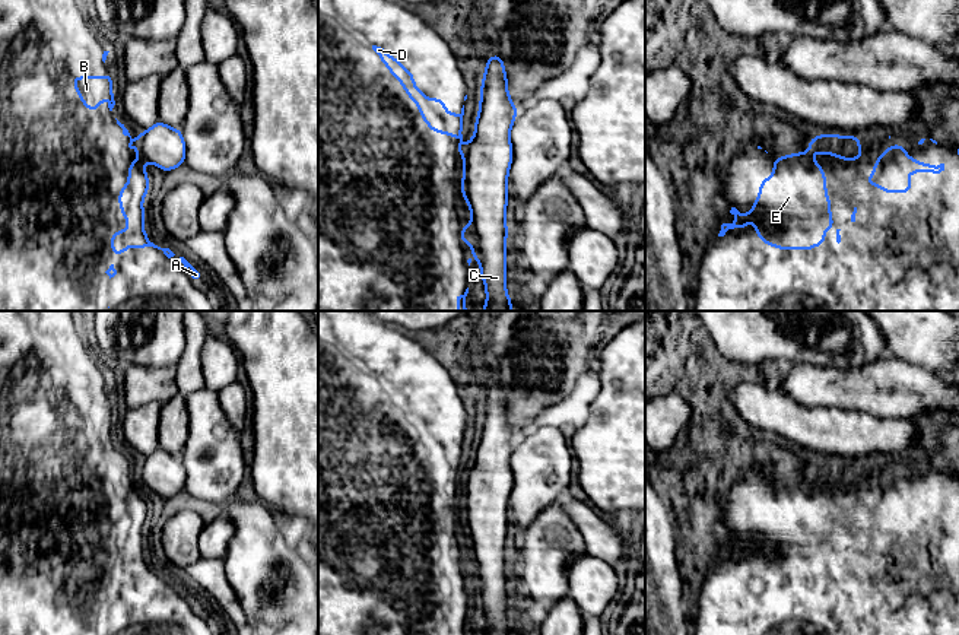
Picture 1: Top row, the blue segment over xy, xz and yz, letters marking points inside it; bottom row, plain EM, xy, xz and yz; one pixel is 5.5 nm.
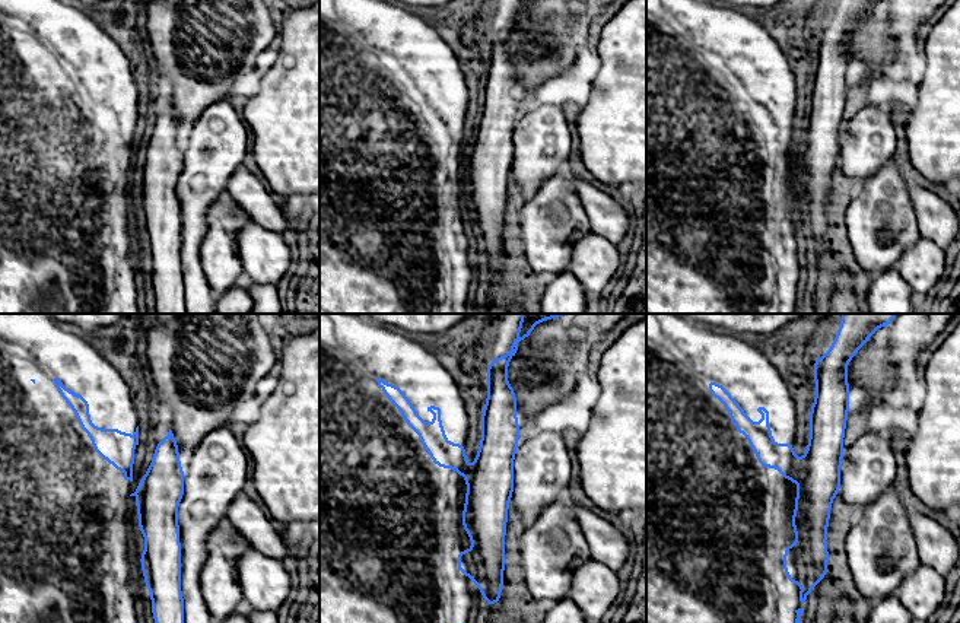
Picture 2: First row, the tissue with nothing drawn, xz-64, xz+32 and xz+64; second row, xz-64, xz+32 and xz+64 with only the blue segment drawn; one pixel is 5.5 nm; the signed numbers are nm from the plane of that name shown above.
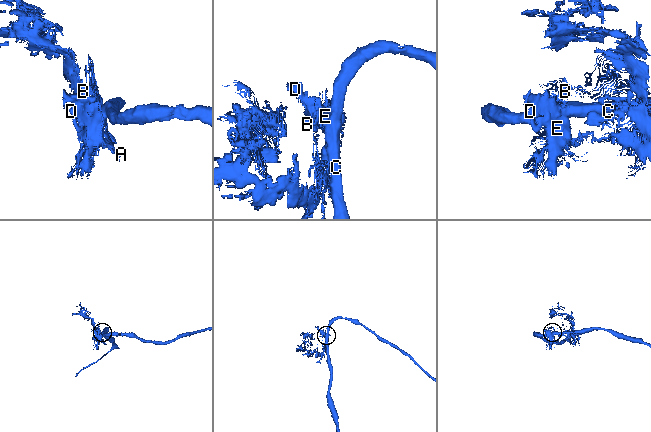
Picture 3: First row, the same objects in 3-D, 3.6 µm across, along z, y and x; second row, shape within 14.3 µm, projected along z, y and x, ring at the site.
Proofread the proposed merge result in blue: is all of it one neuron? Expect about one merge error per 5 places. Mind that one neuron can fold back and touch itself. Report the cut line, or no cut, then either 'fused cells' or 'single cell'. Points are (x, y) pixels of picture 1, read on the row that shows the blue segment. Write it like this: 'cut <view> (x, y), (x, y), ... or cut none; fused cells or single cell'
cut xz (467, 226), (472, 244); fused cells

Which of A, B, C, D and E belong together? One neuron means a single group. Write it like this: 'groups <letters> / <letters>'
groups A B D E / C

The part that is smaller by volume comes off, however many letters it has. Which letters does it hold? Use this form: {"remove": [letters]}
{"remove": ["A", "B", "D", "E"]}

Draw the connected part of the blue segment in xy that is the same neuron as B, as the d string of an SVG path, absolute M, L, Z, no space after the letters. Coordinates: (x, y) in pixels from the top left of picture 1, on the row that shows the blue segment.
M108 73L107 76L74 76L72 82L86 109L98 111L99 101L107 98L108 108L112 111L115 105L112 93L112 73Z

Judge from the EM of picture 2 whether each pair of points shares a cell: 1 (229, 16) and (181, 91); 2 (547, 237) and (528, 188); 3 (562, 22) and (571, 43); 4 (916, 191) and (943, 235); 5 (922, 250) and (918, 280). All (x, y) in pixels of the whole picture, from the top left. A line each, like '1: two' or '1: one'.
1: one
2: two
3: one
4: one
5: one

